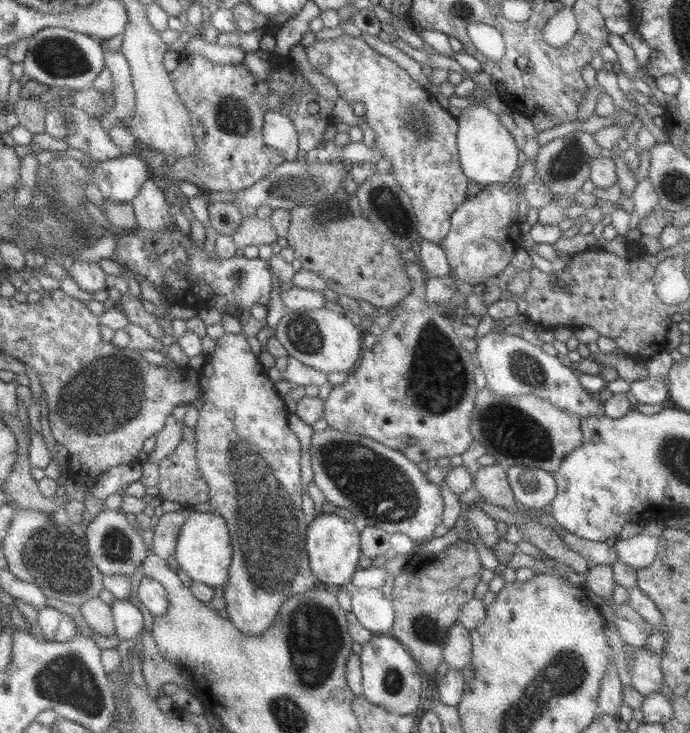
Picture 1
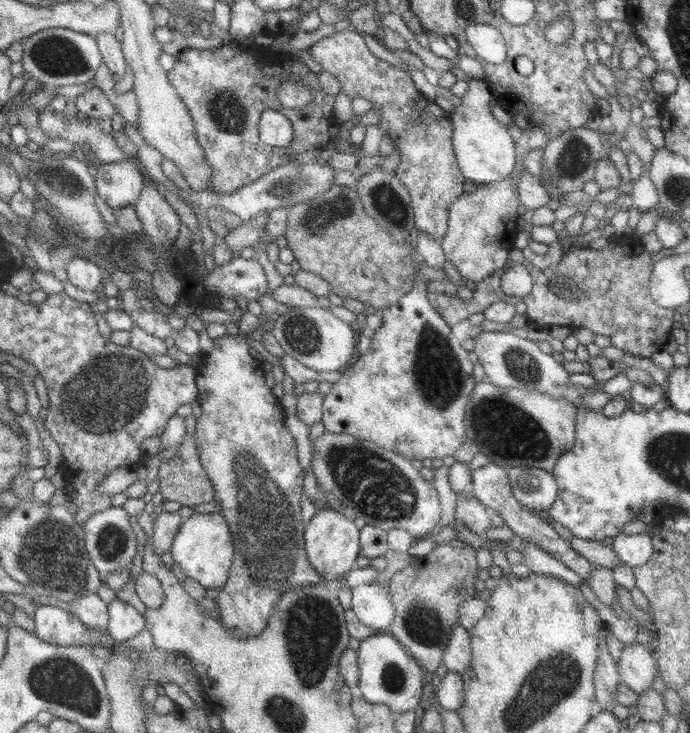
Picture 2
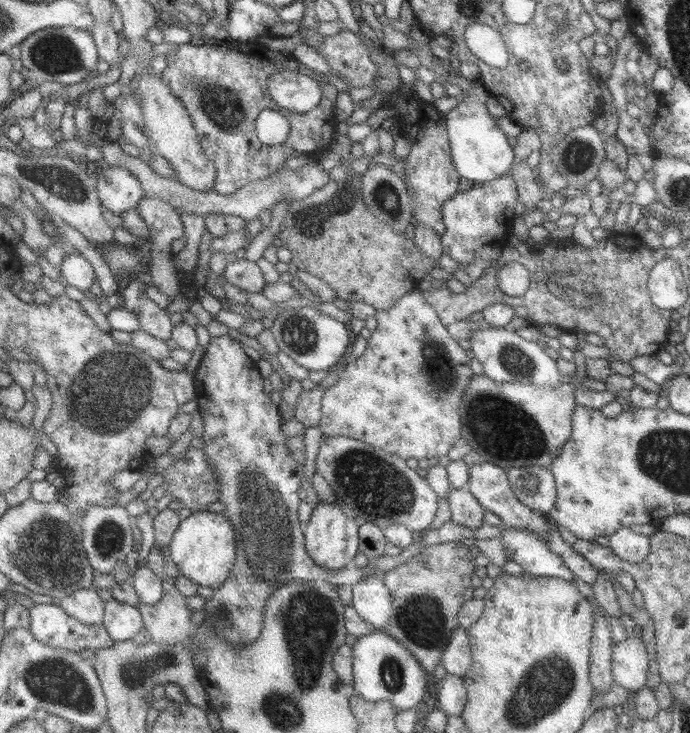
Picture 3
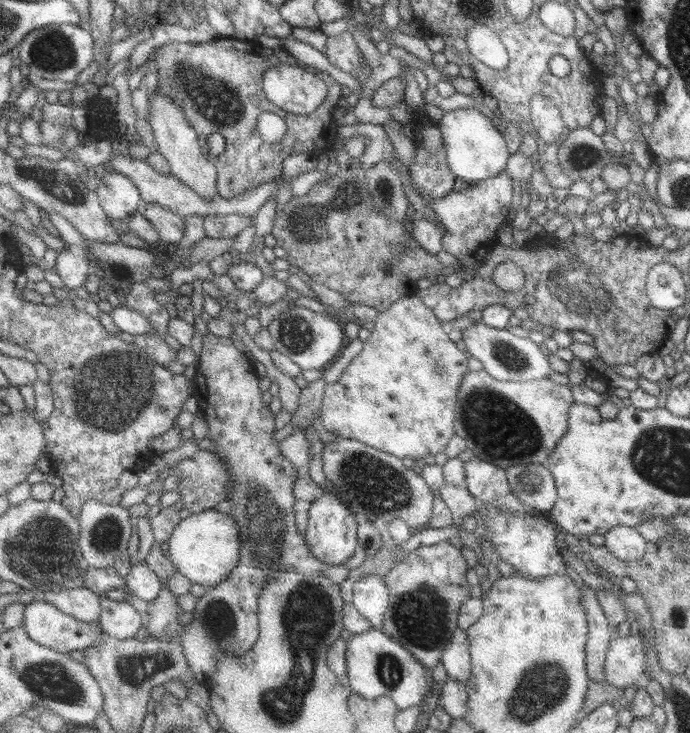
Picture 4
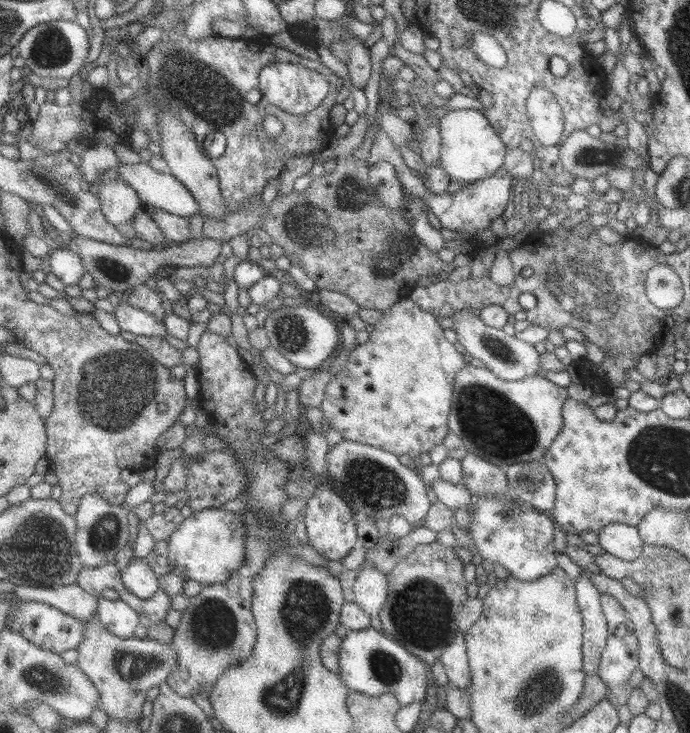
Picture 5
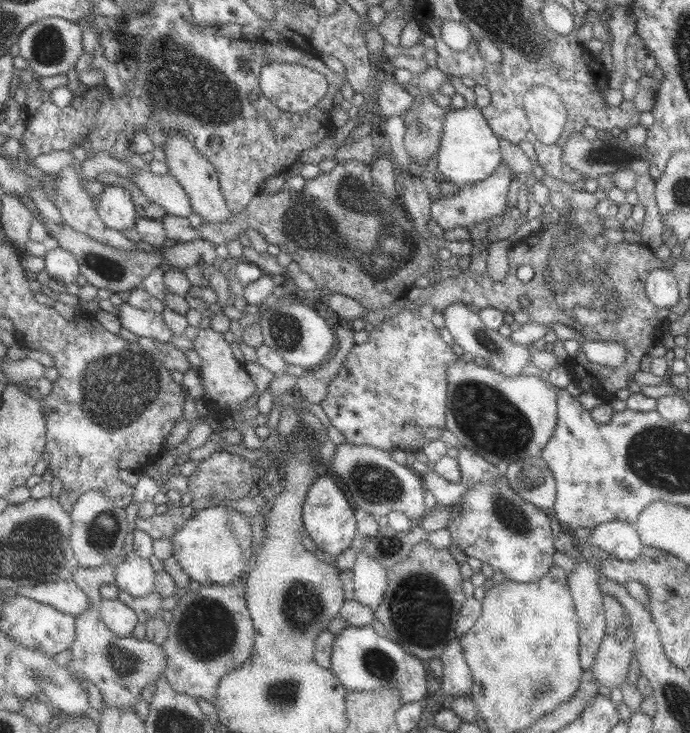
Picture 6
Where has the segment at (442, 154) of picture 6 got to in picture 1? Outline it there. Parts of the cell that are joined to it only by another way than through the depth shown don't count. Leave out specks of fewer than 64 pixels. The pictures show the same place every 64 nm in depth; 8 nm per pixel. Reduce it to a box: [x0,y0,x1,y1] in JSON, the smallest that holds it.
[456,84,519,186]

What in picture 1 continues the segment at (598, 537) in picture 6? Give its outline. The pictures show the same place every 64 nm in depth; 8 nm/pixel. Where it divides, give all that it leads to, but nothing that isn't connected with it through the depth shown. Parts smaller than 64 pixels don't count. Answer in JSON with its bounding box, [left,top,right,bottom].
[613,521,665,571]

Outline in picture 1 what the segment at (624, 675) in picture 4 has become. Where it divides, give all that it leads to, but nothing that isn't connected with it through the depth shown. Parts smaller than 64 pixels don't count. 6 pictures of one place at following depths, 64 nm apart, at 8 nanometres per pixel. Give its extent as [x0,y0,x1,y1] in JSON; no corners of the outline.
[628,648,665,696]

